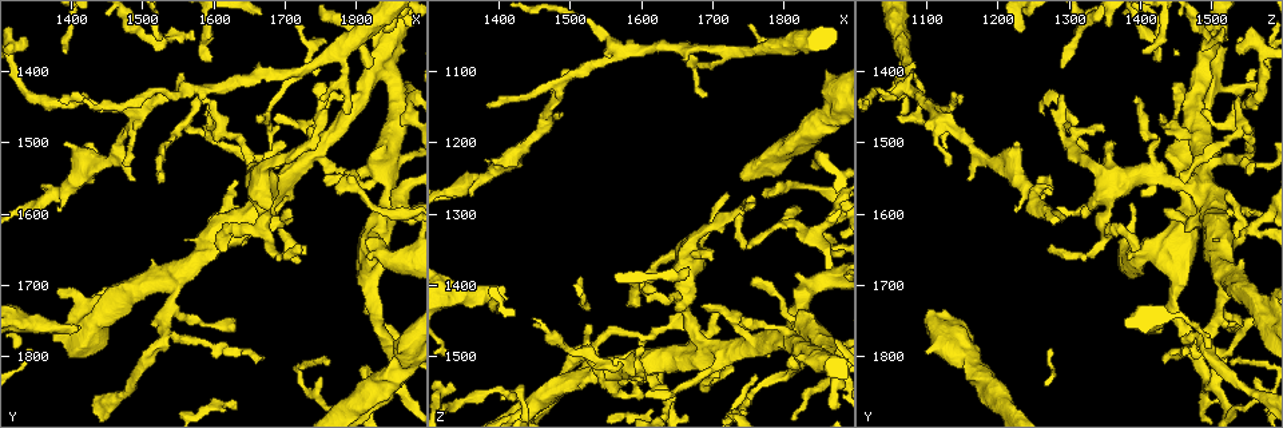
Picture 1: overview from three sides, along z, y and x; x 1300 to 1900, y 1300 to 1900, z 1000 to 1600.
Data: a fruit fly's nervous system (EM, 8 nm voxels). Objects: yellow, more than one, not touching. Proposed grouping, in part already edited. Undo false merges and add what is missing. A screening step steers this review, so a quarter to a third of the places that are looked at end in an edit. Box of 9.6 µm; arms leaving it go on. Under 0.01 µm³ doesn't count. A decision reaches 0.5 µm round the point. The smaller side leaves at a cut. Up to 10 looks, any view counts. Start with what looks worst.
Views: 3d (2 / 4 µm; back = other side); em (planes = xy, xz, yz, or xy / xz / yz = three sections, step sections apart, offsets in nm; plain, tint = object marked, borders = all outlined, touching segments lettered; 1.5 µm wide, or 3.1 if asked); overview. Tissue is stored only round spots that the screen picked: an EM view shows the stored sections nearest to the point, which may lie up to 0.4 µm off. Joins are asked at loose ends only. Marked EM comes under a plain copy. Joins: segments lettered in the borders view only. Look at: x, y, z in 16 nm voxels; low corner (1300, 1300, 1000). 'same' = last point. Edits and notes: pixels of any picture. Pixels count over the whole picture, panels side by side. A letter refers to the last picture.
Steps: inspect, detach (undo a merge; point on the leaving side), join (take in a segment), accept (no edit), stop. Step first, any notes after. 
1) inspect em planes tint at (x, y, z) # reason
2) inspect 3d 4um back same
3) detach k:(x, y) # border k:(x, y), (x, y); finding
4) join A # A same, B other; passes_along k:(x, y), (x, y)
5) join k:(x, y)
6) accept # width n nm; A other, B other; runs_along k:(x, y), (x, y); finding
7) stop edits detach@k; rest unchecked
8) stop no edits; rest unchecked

inspect em xz step 8 borders at (1610, 1640, 1525) # thin arm on a thick one

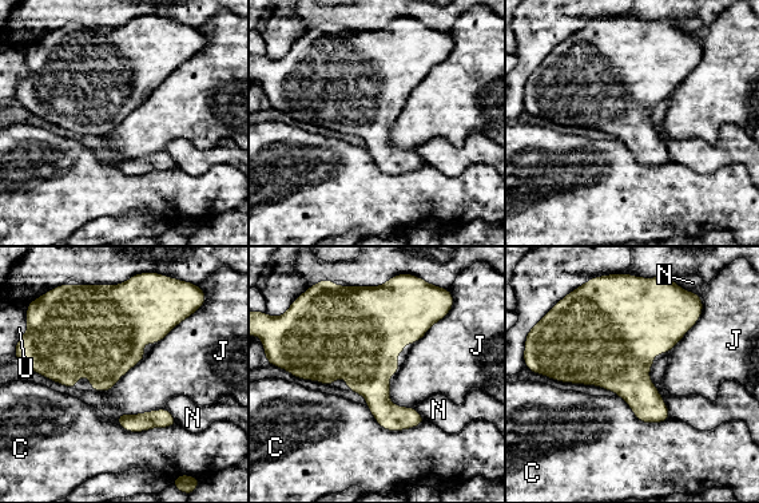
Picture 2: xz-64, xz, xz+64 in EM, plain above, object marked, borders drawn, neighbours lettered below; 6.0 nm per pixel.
accept # C other, J other, N other, U other; border 2:(654, 361), (648, 377), (656, 387); continuous, no second neuron

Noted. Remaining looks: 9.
inspect 3d 2um at (1815, 1390, 1290) # an open end

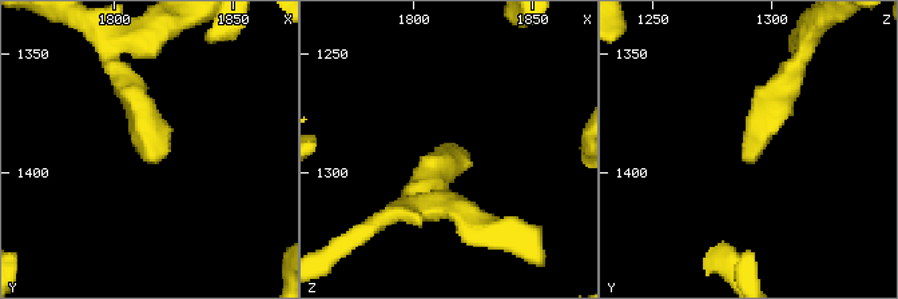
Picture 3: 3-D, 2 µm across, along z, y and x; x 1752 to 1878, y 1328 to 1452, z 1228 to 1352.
inspect em planes borders at (1818, 1395, 1290) # shape alone is not enough

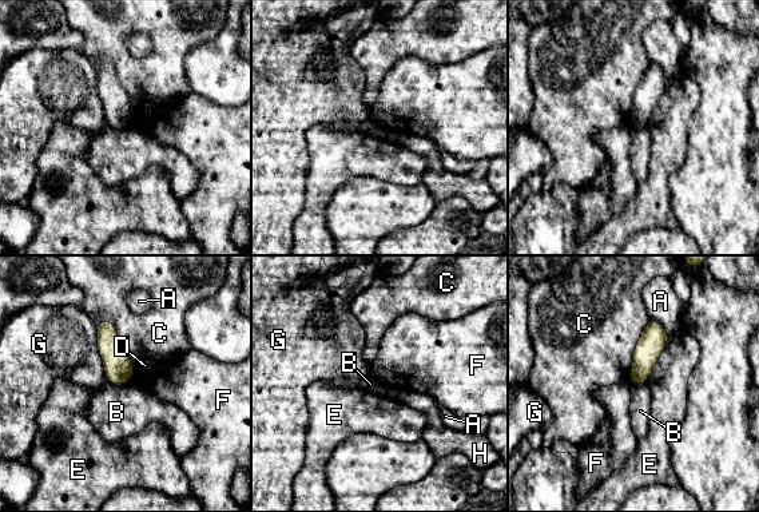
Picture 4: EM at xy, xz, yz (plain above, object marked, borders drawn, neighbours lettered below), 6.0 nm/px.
accept # A other, B other, C other, D other, E other, F other, G other, H other; border 4:(136, 372), (127, 382); no lettered segment goes on from it

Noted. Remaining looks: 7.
inspect em xy step 8 borders at (1525, 1760, 1505) # sharp bend

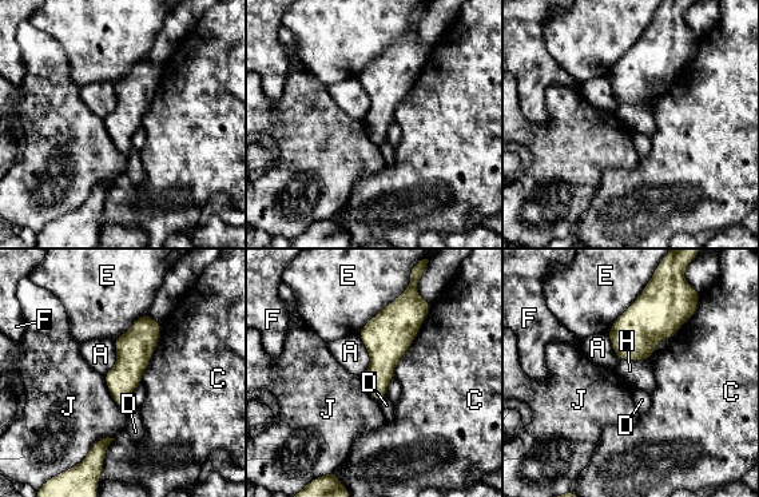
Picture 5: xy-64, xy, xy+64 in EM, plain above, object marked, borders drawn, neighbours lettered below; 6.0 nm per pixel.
accept # A other, C other, D other, E other, F other, H other, J other; border 5:(357, 334), (369, 354), (362, 376); continuous, no second neuron

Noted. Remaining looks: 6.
inspect 3d 4um at (1860, 1800, 1100) # thick end

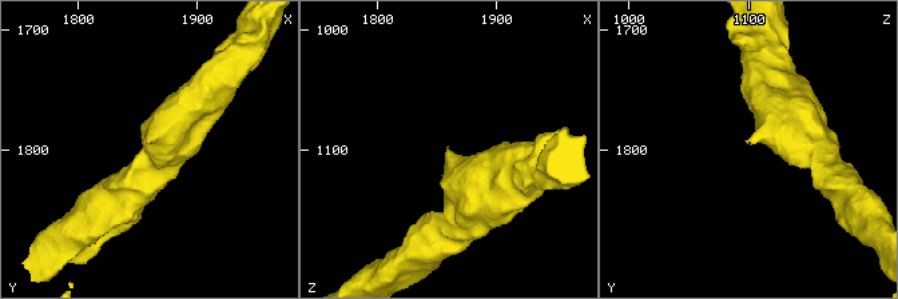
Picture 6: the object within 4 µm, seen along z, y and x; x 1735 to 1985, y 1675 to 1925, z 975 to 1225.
inspect em xz step 4 borders at (1860, 1796, 1100) # now the EM

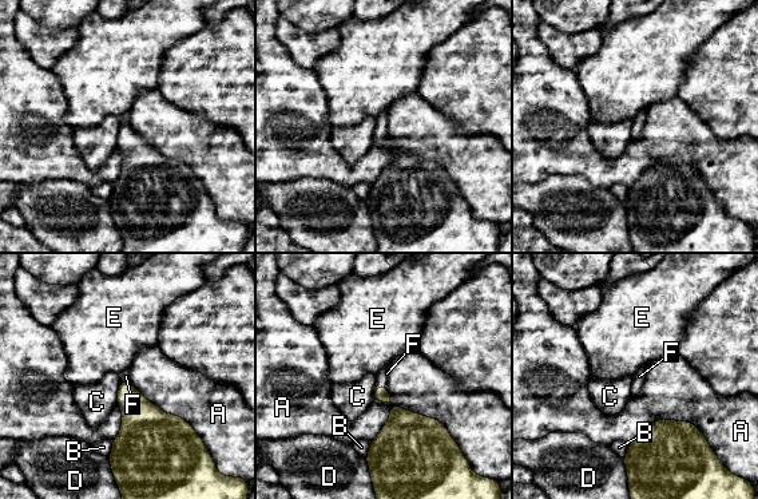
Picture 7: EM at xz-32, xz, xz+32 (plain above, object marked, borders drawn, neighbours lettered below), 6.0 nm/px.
inspect em planes borders same # cut it another way

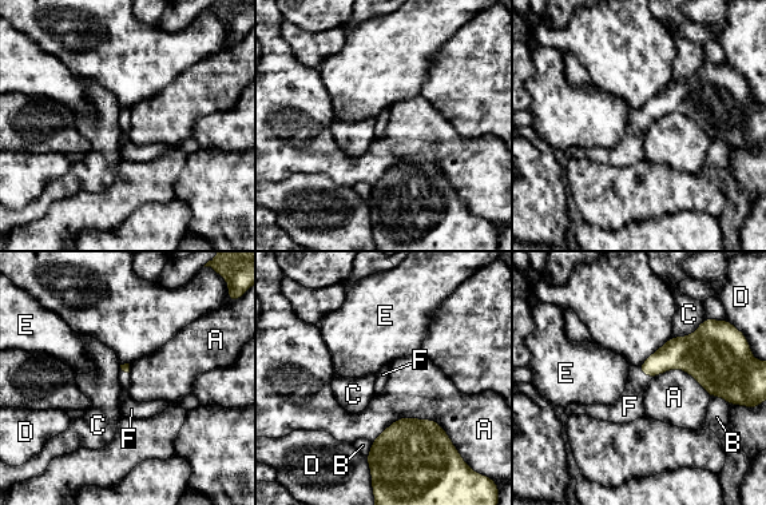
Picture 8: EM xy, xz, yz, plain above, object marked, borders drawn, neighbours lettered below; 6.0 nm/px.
join F # longest_contact A 480 nm; A other, B other, C other, D other, E other, F same; passes_along 8:(681, 353), (646, 376), (630, 406); the neuron continues

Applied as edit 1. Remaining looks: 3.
stop edits join@8; rest unchecked

